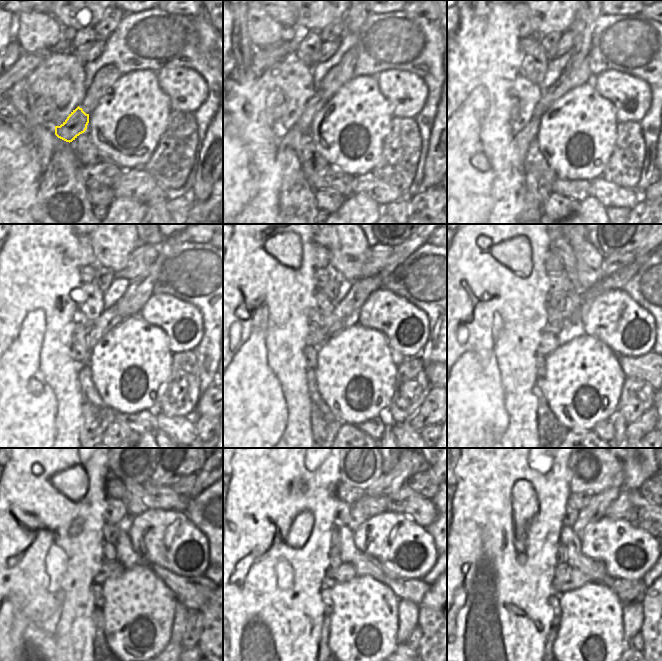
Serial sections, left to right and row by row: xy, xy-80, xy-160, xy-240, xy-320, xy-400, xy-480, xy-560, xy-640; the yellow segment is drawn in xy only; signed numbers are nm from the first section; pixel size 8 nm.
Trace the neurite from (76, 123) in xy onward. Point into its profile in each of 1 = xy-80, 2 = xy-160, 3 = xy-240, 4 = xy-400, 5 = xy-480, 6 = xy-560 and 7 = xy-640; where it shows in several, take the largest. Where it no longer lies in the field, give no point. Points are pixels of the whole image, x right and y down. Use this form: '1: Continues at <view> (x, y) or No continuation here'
1: Continues at xy-80 (304, 123)
2: Continues at xy-160 (569, 79)
3: Continues at xy-240 (139, 290)
4: Continues at xy-400 (650, 244)
5: No continuation here
6: No continuation here
7: No continuation here.

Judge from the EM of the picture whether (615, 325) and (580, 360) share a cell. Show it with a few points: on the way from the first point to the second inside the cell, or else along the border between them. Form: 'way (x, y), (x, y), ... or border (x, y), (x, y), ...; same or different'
border (584, 332), (603, 341), (617, 355); different

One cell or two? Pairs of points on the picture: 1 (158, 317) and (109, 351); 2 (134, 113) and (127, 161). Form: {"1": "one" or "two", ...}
{"1": "two", "2": "one"}

